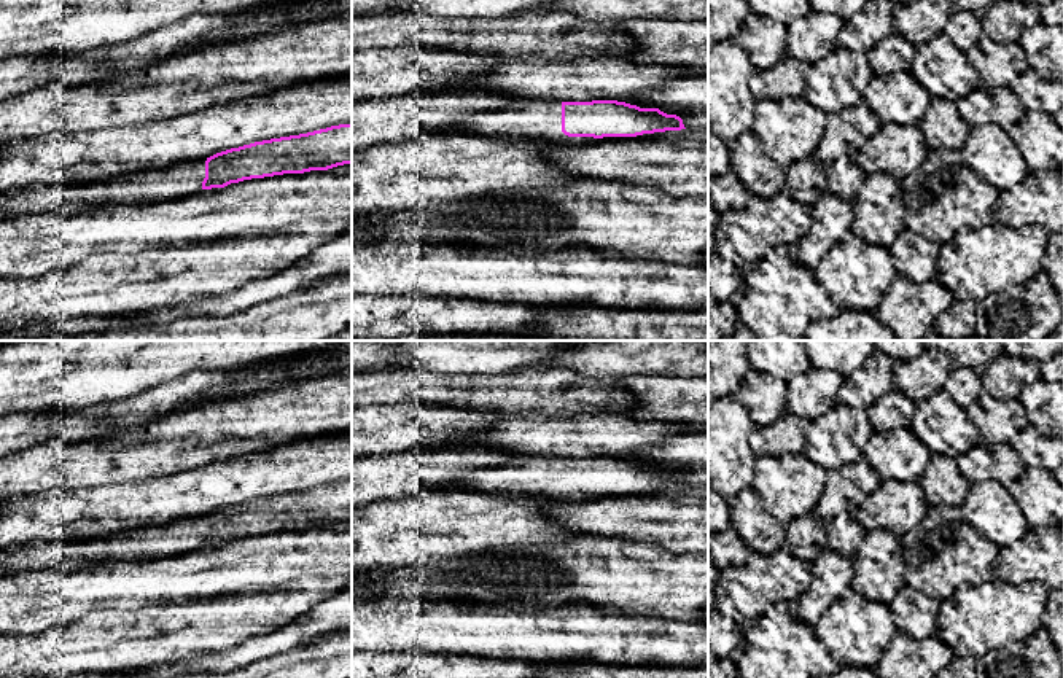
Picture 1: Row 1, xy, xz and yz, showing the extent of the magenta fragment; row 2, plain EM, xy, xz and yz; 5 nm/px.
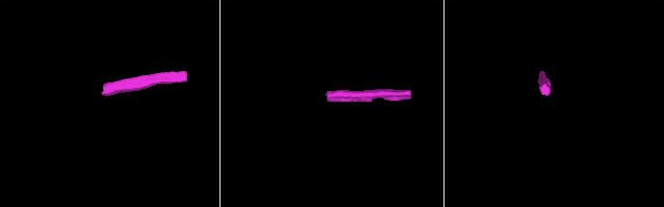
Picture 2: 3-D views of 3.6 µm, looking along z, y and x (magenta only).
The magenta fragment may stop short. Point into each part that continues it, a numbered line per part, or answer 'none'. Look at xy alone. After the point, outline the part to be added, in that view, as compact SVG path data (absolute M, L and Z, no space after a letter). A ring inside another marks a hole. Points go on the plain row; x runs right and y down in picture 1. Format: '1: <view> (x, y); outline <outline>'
1: xy (185, 535); outline M185 517L83 541L27 541L0 549L0 576L35 570L75 573L88 565L148 560L204 547L205 517Z

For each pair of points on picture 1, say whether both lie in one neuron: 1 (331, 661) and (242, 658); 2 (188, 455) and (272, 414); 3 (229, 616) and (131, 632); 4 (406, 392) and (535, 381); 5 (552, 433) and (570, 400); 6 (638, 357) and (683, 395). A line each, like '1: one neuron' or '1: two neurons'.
1: two neurons
2: one neuron
3: one neuron
4: one neuron
5: two neurons
6: two neurons

